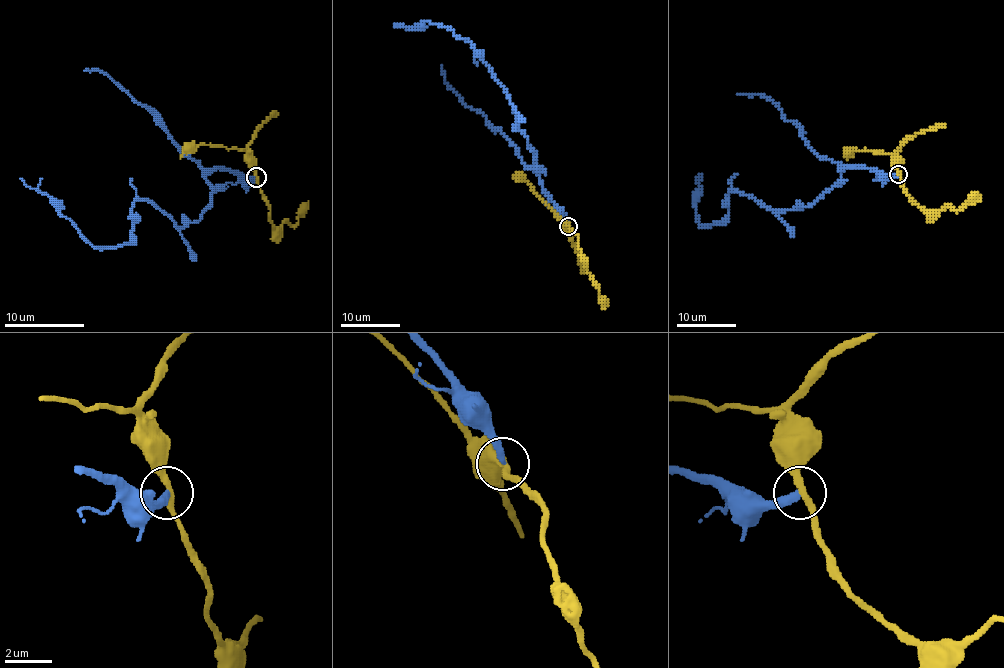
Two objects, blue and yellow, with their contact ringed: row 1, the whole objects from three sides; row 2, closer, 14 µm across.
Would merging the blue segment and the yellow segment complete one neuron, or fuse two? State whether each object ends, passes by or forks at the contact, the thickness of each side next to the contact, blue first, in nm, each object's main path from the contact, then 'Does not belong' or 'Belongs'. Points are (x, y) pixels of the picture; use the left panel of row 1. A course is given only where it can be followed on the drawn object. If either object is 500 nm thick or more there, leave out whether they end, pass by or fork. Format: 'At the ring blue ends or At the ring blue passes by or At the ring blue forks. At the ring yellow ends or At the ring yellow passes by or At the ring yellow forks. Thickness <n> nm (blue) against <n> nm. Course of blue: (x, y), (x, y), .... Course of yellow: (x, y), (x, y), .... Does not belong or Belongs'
At the ring blue ends. At the ring yellow passes by. Thickness 320 nm (blue) against 280 nm. Course of blue: (256, 177), (214, 169), (212, 203), (184, 227), (136, 201), (132, 235), (116, 247), (94, 247), (20, 179). Course of yellow: (256, 177), (274, 227), (280, 227), (286, 221), (294, 225), (304, 205). Does not belong

